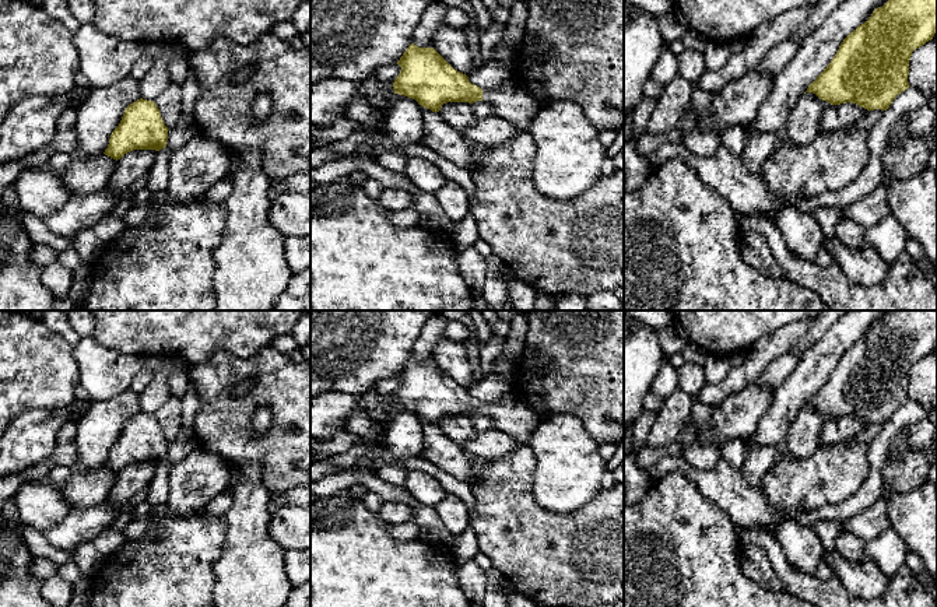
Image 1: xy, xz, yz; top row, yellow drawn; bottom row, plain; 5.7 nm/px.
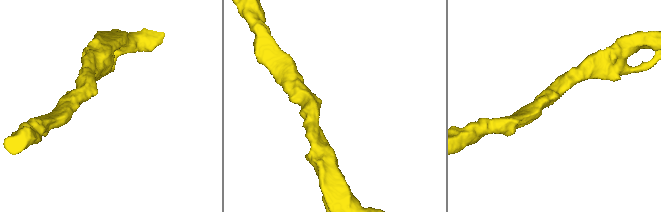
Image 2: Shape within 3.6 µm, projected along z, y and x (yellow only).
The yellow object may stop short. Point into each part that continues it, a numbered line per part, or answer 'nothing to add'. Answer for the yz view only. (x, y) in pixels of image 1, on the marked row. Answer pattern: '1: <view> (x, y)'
nothing to add

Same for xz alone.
1: xz (509, 101)

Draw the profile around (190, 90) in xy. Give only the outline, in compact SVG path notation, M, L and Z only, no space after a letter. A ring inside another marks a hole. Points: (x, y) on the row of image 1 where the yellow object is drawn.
M192 69L189 70L180 88L182 88L182 110L185 115L193 115L196 102L201 97L203 91Z

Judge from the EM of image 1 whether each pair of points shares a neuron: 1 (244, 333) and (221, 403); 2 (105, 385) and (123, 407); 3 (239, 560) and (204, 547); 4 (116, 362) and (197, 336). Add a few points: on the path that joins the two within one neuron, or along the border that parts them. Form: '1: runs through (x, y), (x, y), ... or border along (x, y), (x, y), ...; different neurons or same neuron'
1: border along (267, 344), (249, 357), (216, 351), (204, 362); different neurons
2: border along (127, 388), (109, 399), (93, 402); different neurons
3: border along (224, 520), (224, 544), (211, 565), (213, 585); different neurons
4: border along (105, 347), (139, 355), (158, 355), (165, 360); different neurons

